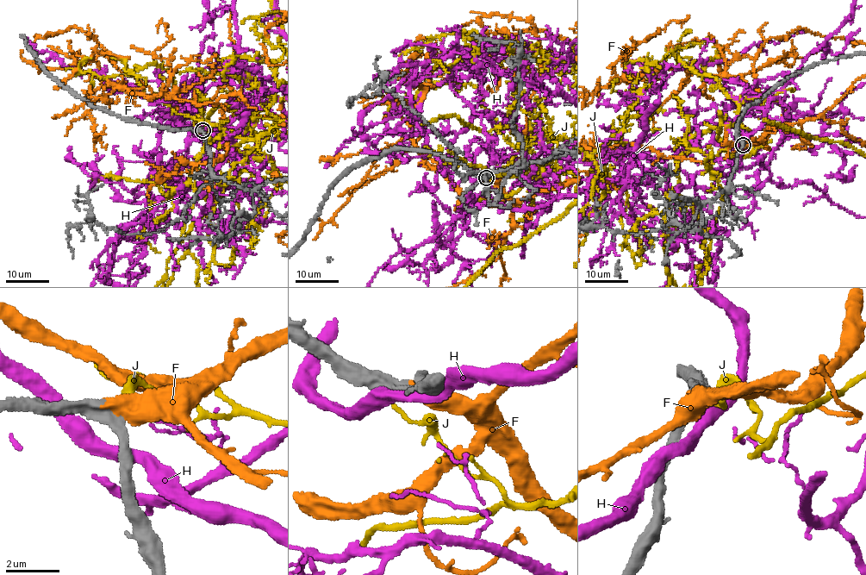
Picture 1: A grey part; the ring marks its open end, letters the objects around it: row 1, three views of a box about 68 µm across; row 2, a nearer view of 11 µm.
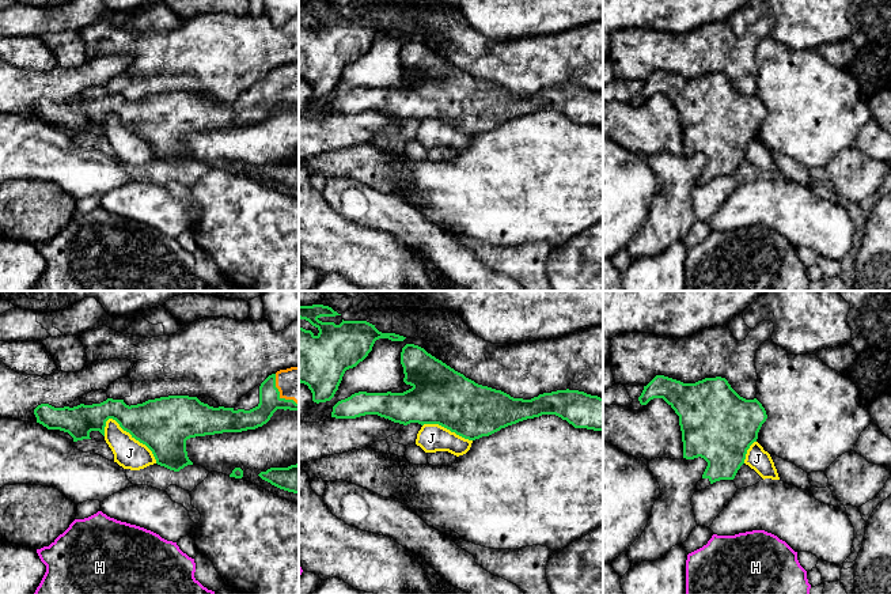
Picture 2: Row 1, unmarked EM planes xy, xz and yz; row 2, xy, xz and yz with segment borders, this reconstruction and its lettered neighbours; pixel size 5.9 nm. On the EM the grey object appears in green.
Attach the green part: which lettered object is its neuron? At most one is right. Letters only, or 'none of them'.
F

